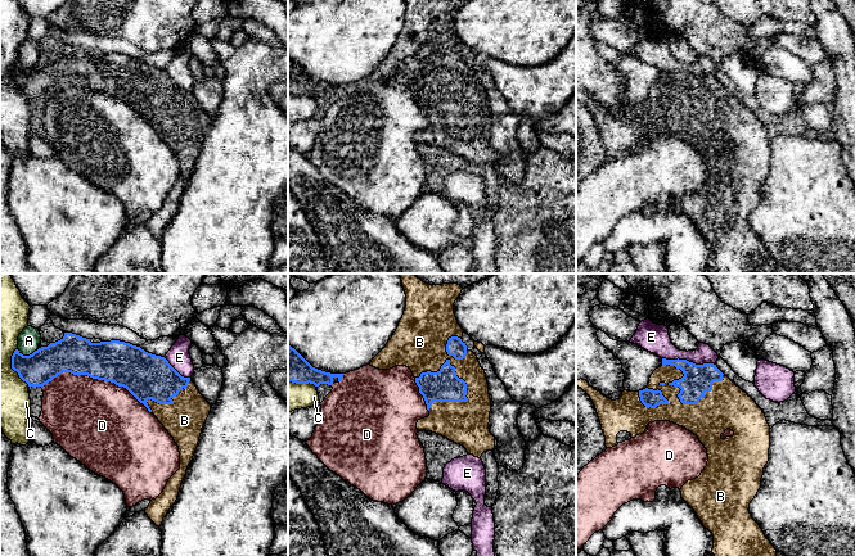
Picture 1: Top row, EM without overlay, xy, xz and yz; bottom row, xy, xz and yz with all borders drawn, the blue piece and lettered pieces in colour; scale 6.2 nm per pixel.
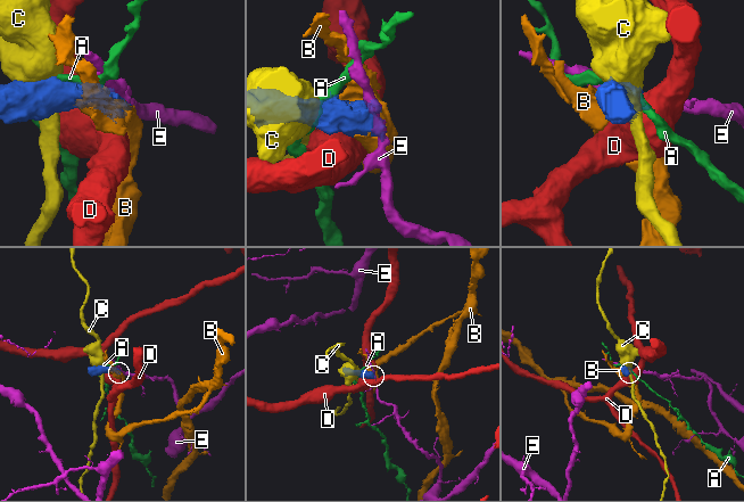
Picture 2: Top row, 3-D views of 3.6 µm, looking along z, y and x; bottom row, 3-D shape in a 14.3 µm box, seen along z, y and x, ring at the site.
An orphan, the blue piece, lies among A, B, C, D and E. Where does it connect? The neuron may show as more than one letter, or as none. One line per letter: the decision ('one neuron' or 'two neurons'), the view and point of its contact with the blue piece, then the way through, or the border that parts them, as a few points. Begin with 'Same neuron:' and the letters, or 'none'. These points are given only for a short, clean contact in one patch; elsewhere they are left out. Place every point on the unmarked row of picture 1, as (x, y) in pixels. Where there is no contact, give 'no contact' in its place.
Same neuron: B
A: two neurons; meets blue in xy at (26, 68)
B: one neuron; meets blue in xz at (450, 77)
C: two neurons; meets blue in xy at (12, 80)
D: two neurons; meets blue in xy at (97, 90)
E: two neurons; meets blue in yz at (688, 73)

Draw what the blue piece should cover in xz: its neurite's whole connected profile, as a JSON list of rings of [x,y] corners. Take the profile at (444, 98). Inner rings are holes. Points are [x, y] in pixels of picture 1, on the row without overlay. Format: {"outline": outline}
{"outline": [[[404,0],[406,19],[396,44],[386,59],[372,72],[370,78],[390,82],[395,78],[406,78],[411,82],[419,105],[423,108],[429,128],[418,132],[417,141],[432,144],[463,158],[469,167],[481,171],[486,163],[495,161],[495,149],[490,145],[491,112],[485,82],[477,68],[467,62],[462,54],[463,41],[454,26],[454,15],[463,0]]]}

